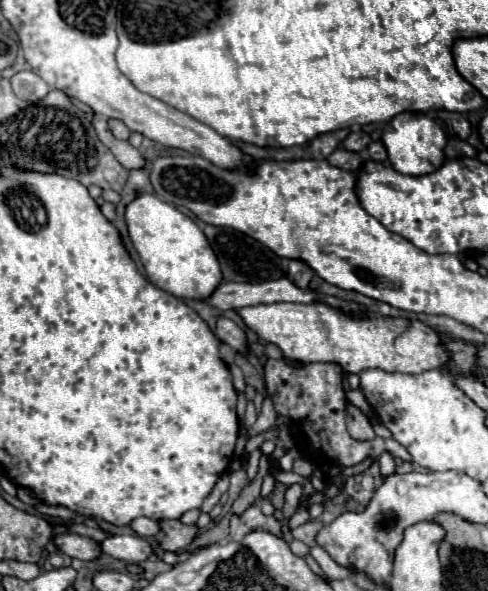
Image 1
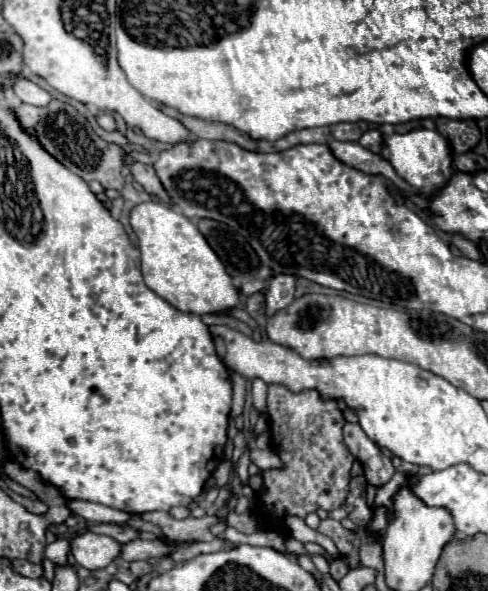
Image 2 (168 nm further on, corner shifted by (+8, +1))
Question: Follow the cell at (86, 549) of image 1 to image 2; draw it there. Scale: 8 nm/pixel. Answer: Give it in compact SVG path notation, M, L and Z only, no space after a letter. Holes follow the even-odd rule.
M86 532L72 540L70 550L74 552L74 558L80 566L88 570L100 570L120 556L122 544L110 536Z

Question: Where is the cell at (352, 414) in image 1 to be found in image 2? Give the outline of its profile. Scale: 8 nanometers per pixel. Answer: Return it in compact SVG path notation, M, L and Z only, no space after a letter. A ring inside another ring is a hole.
M344 424L344 444L350 454L362 464L364 478L370 486L384 486L394 476L394 466L388 456L364 434L358 424Z

